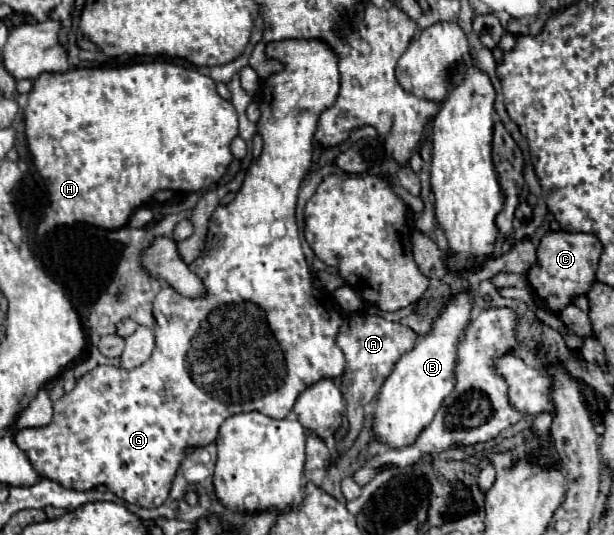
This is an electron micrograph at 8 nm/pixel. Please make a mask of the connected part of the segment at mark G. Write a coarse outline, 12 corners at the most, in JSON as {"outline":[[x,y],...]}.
{"outline":[[266,45],[264,149],[164,288],[156,349],[16,445],[66,489],[160,507],[224,419],[344,371],[294,209],[340,91]]}

